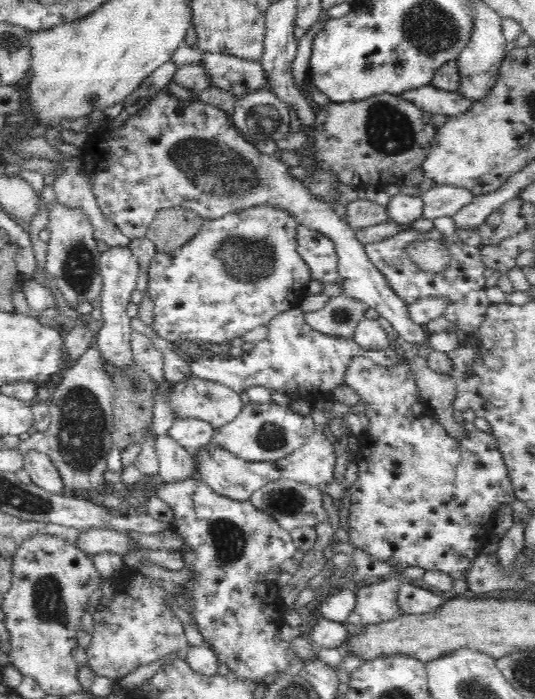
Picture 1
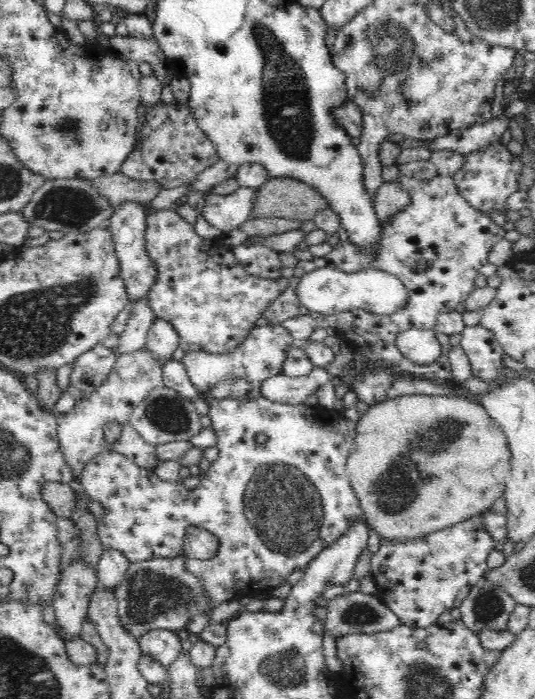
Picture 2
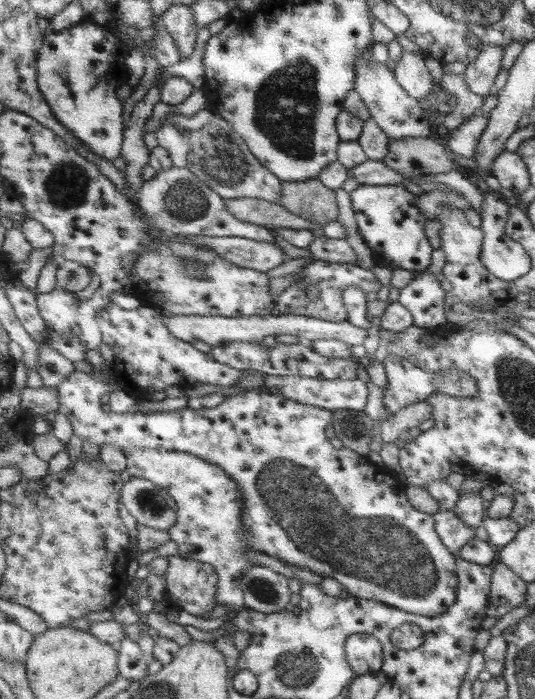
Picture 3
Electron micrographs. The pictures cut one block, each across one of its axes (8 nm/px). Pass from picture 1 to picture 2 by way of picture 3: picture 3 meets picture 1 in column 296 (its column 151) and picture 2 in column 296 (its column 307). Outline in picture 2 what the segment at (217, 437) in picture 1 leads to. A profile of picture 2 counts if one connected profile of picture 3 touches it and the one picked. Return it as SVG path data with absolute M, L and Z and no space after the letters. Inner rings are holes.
M267 324L254 327L245 342L233 353L185 352L181 361L191 384L204 392L204 397L212 386L226 379L244 379L251 385L251 390L242 398L207 399L210 402L208 416L212 419L210 427L218 436L218 458L204 472L198 487L186 489L179 481L165 482L153 470L138 467L127 456L108 451L90 458L82 474L78 474L78 481L91 500L104 506L104 516L98 521L103 548L122 550L130 562L180 557L184 548L184 532L190 526L208 530L219 538L220 546L214 558L185 559L186 571L202 581L203 596L206 597L204 610L194 614L185 627L198 636L208 626L210 615L219 604L238 600L242 596L254 598L286 583L286 578L294 570L304 570L320 550L330 546L350 526L352 518L363 514L347 474L347 460L355 446L357 422L346 419L341 411L328 411L313 402L282 405L262 395L262 382L283 373L288 352L296 344L297 341L283 324ZM262 434L266 436L263 443L259 441Z

